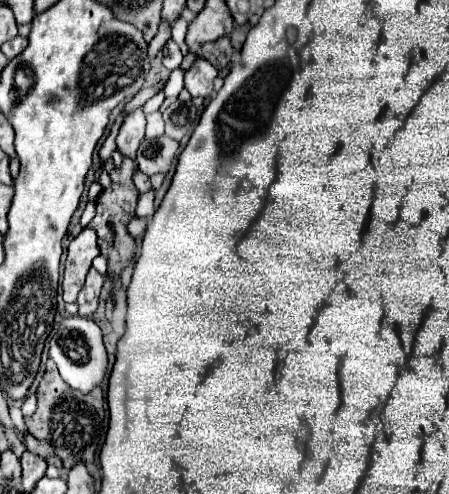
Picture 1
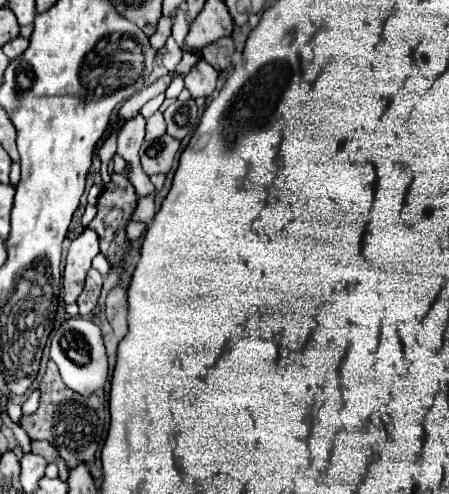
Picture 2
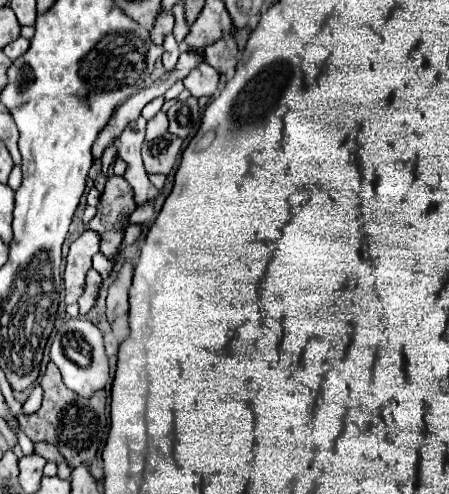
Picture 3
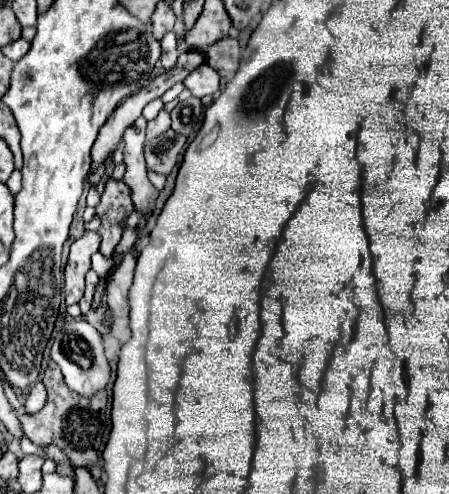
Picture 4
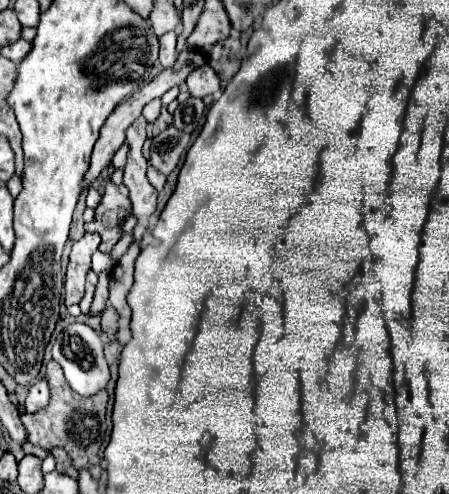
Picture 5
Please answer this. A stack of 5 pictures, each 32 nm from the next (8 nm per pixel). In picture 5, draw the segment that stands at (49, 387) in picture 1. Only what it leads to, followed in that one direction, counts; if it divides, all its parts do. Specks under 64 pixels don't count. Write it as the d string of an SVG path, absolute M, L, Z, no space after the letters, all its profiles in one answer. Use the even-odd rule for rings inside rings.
M50 360L46 366L48 382L52 384L52 400L48 408L36 412L36 414L22 414L22 422L28 428L28 442L34 446L40 446L44 450L52 450L56 446L64 448L68 456L72 458L74 466L78 470L90 470L94 478L100 474L100 448L106 440L106 404L108 394L98 392L94 396L80 396L76 394L70 384L64 378L64 372L56 360Z

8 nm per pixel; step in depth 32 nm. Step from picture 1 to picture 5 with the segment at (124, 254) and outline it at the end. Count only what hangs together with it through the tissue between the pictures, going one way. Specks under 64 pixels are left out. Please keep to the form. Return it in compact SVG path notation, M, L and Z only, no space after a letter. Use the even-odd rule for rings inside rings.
M112 182L106 184L100 206L96 208L94 222L86 224L86 232L96 232L102 236L100 250L110 254L112 246L120 240L120 226L132 214L132 206L128 200L128 188L124 184L116 186Z

